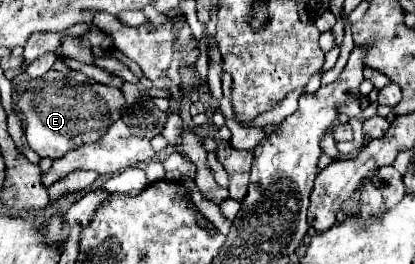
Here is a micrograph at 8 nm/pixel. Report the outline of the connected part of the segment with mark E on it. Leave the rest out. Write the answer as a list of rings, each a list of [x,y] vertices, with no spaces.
[[[56,70],[32,80],[32,88],[18,98],[28,146],[42,158],[62,158],[68,150],[74,150],[84,142],[98,142],[120,118],[122,106],[124,98],[120,88],[94,82],[80,72],[64,76]]]

